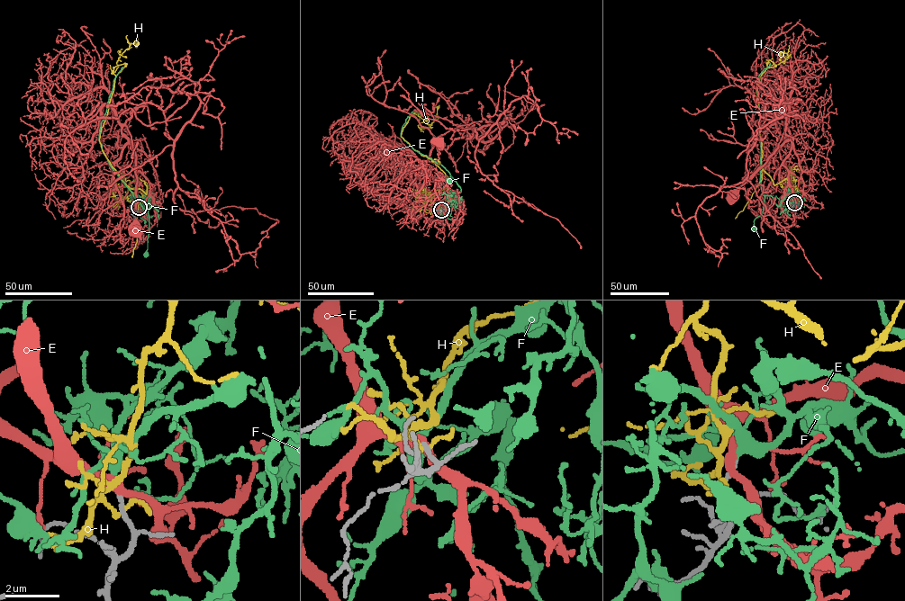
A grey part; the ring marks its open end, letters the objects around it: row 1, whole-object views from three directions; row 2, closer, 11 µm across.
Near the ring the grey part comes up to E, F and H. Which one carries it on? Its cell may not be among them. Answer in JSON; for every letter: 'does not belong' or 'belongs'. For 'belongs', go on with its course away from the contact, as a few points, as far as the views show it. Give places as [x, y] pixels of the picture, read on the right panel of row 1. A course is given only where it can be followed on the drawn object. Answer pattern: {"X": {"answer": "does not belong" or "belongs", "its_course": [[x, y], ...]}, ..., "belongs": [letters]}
{"E": {"answer": "does not belong"}, "F": {"answer": "belongs", "its_course": [[794, 202], [782, 199], [778, 206], [771, 196], [765, 196], [762, 213], [755, 219], [754, 228]]}, "H": {"answer": "does not belong"}, "belongs": ["F"]}

